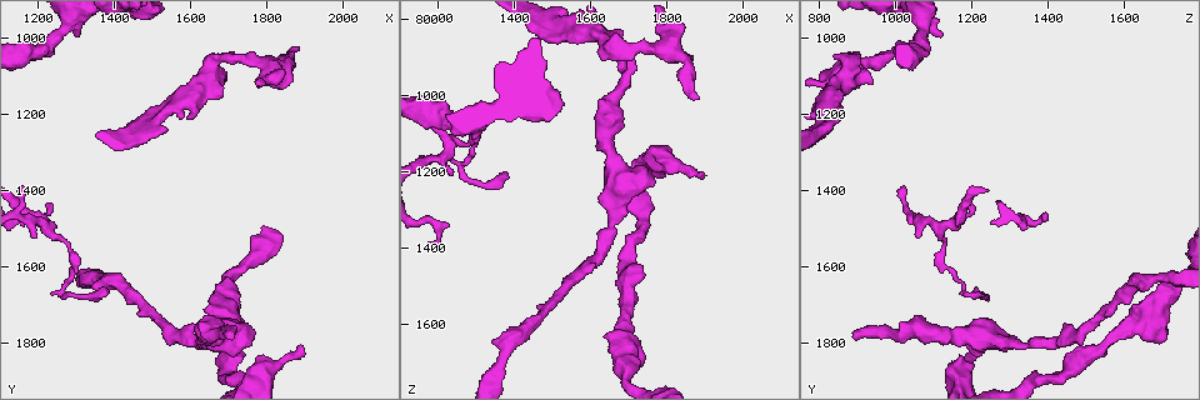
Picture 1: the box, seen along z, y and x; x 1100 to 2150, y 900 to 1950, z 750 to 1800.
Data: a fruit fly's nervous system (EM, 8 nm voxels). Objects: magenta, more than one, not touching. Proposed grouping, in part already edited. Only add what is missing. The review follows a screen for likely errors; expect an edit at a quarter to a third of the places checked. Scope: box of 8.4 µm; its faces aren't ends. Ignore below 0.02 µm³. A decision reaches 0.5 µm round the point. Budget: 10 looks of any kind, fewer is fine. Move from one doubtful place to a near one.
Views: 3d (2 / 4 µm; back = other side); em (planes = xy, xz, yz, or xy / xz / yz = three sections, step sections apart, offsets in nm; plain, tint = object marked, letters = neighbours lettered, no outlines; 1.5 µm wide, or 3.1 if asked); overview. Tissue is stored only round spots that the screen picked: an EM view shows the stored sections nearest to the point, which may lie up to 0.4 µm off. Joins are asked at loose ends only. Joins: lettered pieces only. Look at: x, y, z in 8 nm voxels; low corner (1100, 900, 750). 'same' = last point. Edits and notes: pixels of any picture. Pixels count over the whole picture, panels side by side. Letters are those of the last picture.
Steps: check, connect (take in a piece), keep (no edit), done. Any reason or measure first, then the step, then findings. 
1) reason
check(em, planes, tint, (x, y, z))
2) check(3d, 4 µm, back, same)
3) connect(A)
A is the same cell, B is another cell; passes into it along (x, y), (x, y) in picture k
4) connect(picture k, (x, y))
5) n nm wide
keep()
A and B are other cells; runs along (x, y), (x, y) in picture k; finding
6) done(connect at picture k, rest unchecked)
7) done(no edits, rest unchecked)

tapers out
check(em, yz, step 4, plain, (1390, 1665, 1220))

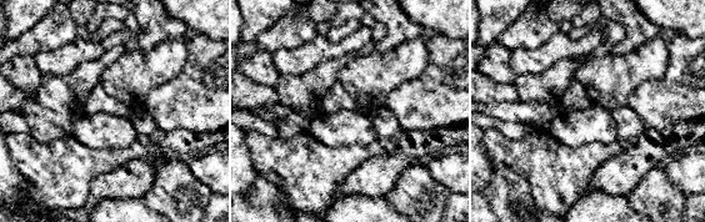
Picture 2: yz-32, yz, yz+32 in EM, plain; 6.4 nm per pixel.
see the neighbours
check(em, yz, step 4, letters, same)

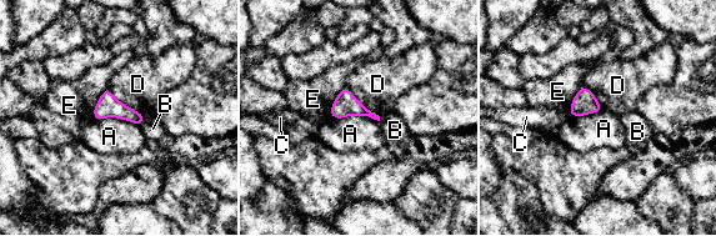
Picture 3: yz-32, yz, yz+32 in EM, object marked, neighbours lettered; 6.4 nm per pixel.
keep()
A, B, C, D and E are other cells; border along (331, 115), (370, 116), (379, 121) in picture 3; no lettered piece goes on from it

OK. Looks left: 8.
an open end
check(3d, 4 µm, back, (1680, 1125, 940))

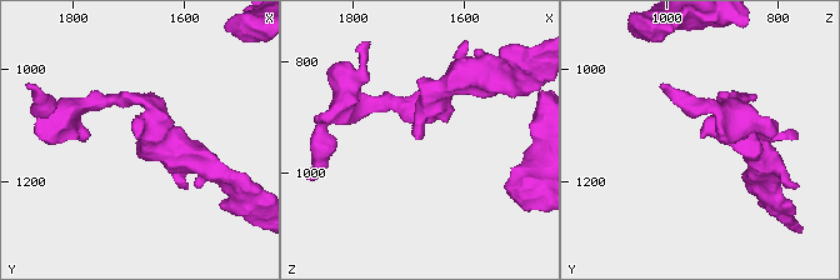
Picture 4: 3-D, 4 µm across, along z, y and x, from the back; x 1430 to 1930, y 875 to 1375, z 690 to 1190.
need the tissue
check(em, planes, tint, (1685, 1120, 940))

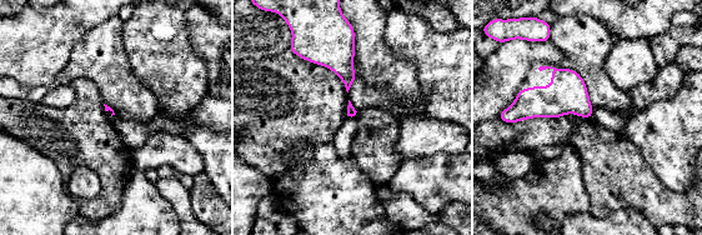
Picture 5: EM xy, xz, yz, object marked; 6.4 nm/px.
check(em, planes, letters, same)

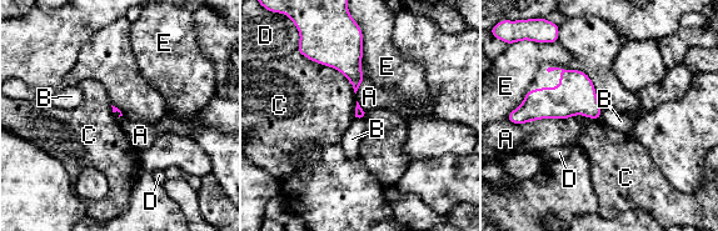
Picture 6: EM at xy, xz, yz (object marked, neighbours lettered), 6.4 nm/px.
A touches over 500 nm
keep()
A, B, C, D and E are other cells; none of them fits

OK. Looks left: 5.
long arm stops here
check(3d, 2 µm, (1705, 1785, 895))

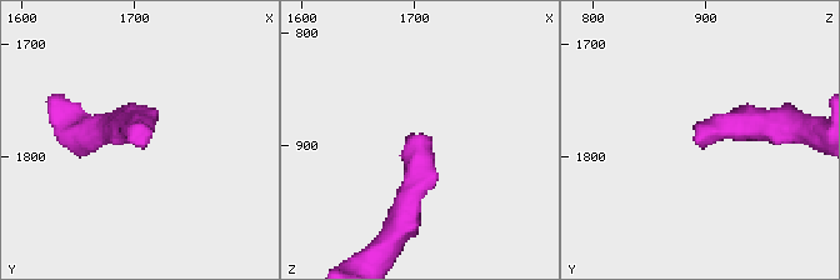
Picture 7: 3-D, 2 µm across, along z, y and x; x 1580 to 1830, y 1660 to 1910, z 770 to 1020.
now the EM
check(em, xz, step 4, letters, (1708, 1790, 894))

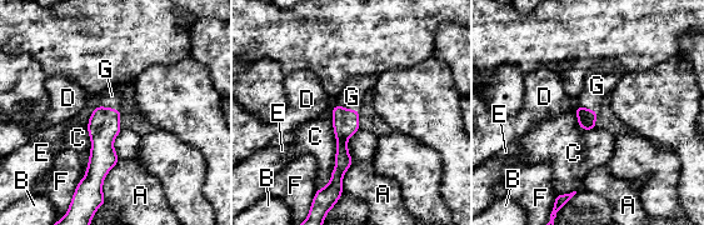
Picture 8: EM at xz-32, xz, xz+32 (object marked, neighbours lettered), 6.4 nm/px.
check(em, planes, letters, same)

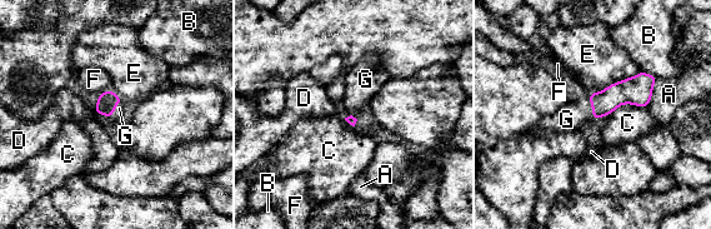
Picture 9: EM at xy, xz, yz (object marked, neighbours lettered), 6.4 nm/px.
connect(G)
G is the same cell, A, B, C, D, E and F are other cells; it goes on there

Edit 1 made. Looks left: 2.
branch stops here
check(3d, 4 µm, (1295, 1000, 1115))

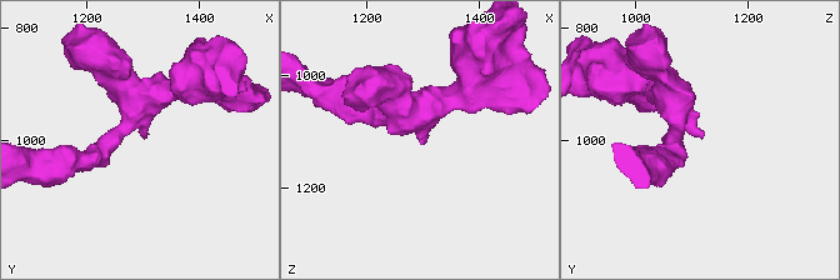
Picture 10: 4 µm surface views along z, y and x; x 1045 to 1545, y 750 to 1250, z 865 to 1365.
check(em, planes, letters, (1295, 995, 1120))

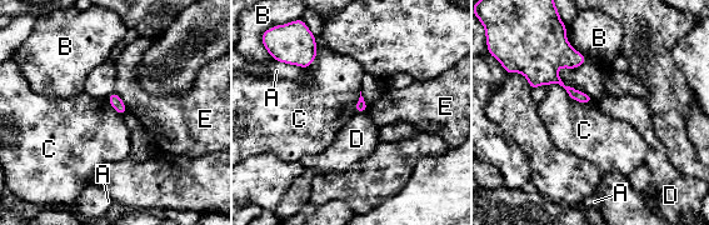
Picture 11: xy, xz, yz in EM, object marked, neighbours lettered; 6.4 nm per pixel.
keep()
A, B, C, D and E are other cells; border along (547, 84), (594, 100) in picture 11; no lettered piece goes on from it

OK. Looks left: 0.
done(connect at picture 9, rest unchecked)

